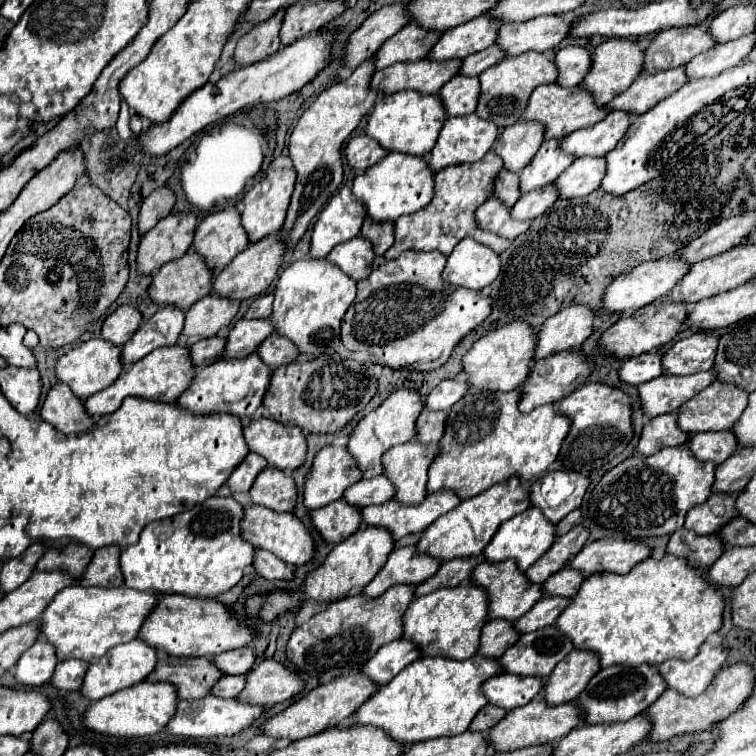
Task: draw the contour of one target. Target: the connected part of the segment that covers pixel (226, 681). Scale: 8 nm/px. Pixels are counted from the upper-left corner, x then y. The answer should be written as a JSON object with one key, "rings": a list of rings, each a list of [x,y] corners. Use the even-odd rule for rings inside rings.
{"rings":[[[222,676],[210,690],[218,698],[234,698],[244,688],[244,676]]]}

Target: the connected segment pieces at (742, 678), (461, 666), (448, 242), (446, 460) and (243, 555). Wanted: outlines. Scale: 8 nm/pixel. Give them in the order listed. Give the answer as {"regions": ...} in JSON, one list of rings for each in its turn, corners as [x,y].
{"regions":[[[[734,664],[734,666],[722,668],[718,676],[712,680],[712,684],[696,698],[682,698],[680,694],[674,694],[674,690],[666,690],[654,704],[650,704],[642,712],[642,716],[646,716],[652,724],[650,734],[644,740],[666,742],[674,736],[708,730],[714,722],[720,722],[722,718],[728,718],[728,714],[736,712],[744,704],[744,700],[752,694],[752,686],[754,686],[752,668],[748,664]]],[[[480,654],[462,662],[450,658],[418,658],[392,678],[392,682],[378,688],[378,692],[352,714],[352,726],[376,726],[400,744],[462,734],[468,730],[476,712],[486,706],[480,684],[494,674],[500,674],[498,660]]],[[[490,150],[482,162],[474,164],[462,164],[462,166],[450,166],[446,170],[440,170],[434,176],[434,198],[430,204],[426,204],[422,210],[398,218],[394,222],[394,244],[392,248],[384,254],[384,260],[394,260],[398,258],[404,250],[440,250],[444,256],[452,252],[452,248],[462,240],[462,238],[472,238],[484,246],[490,246],[498,254],[510,246],[510,240],[498,238],[496,234],[490,234],[482,228],[476,226],[474,222],[474,210],[490,198],[490,178],[498,174],[502,168],[502,160]]],[[[468,390],[448,412],[444,434],[438,442],[438,454],[428,470],[426,492],[452,490],[460,500],[478,496],[512,476],[522,484],[542,476],[556,460],[556,454],[570,430],[570,422],[558,416],[552,404],[534,408],[530,414],[518,412],[520,394],[514,392],[478,392]]],[[[212,496],[204,504],[174,518],[148,524],[138,544],[124,548],[120,554],[124,584],[134,590],[154,590],[158,594],[216,598],[238,584],[254,556],[254,548],[240,538],[240,518],[242,504],[232,496]]]]}

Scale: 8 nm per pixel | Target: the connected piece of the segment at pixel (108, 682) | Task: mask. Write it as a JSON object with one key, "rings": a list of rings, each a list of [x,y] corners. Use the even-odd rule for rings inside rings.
{"rings":[[[132,640],[126,644],[118,644],[112,650],[108,650],[102,658],[98,658],[96,662],[92,662],[86,670],[80,694],[86,700],[100,700],[104,696],[110,696],[112,692],[118,692],[126,686],[132,686],[136,682],[142,682],[156,666],[158,660],[158,652],[154,648],[150,648],[148,644],[144,644],[142,640]]]}

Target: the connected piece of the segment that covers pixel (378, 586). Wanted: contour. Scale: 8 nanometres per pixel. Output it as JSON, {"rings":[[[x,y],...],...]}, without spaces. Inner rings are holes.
{"rings":[[[414,546],[398,548],[392,552],[386,560],[386,564],[380,568],[380,572],[374,576],[374,580],[364,588],[364,596],[376,598],[384,594],[394,584],[410,584],[416,586],[424,580],[428,580],[440,566],[440,562],[434,562],[434,558],[424,558],[414,554]]]}

